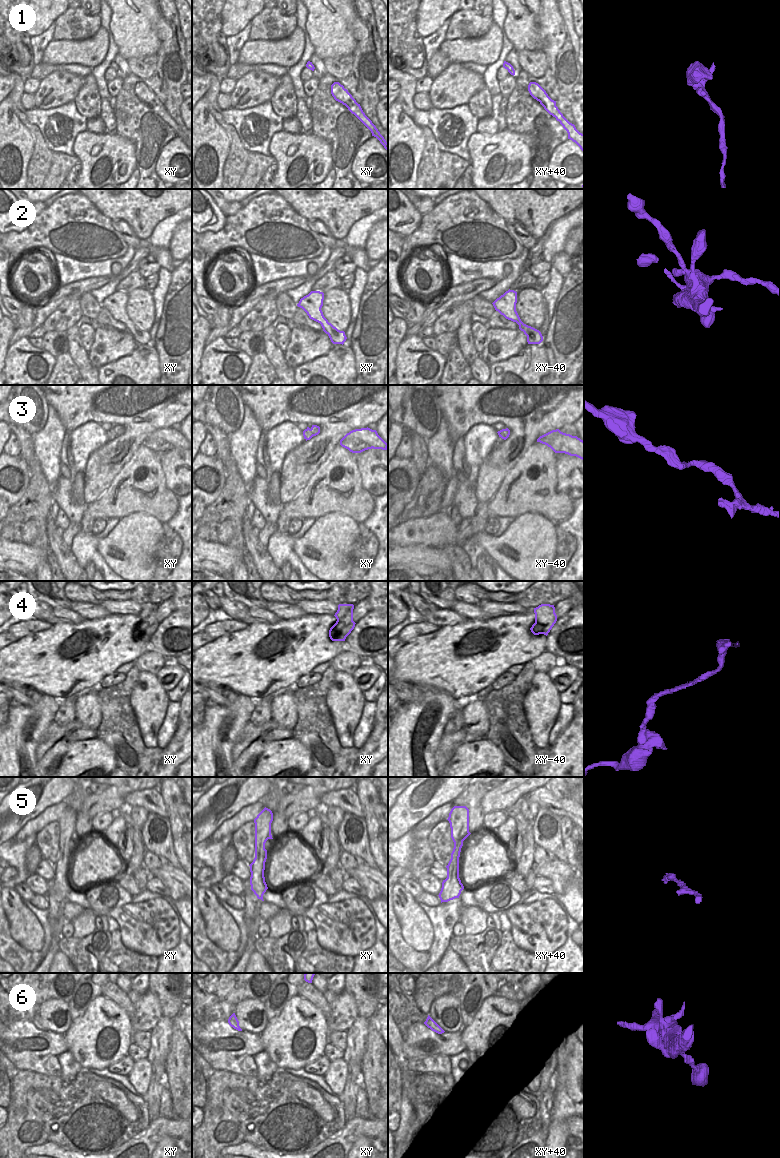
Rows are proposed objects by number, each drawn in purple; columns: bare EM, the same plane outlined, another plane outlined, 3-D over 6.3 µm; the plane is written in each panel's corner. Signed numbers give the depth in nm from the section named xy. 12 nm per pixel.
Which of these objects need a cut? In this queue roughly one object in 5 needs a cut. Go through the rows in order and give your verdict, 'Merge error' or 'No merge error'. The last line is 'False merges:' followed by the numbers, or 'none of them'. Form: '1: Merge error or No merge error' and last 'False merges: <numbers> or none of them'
1: No merge error
2: No merge error
3: No merge error
4: No merge error
5: No merge error
6: No merge error
False merges: none of them.

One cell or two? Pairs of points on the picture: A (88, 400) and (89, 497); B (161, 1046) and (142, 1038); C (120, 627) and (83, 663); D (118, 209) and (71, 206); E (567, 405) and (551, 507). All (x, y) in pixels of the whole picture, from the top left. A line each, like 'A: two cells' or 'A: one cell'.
A: one cell
B: two cells
C: one cell
D: two cells
E: two cells

